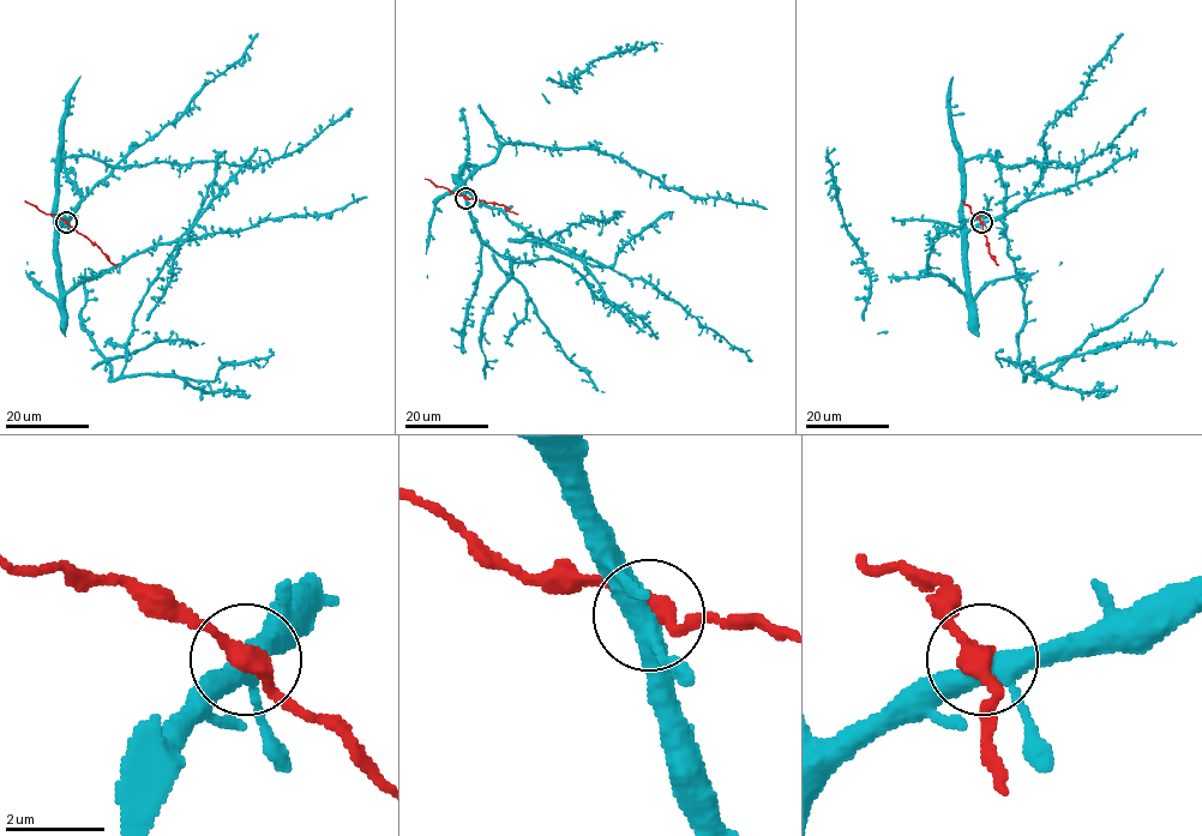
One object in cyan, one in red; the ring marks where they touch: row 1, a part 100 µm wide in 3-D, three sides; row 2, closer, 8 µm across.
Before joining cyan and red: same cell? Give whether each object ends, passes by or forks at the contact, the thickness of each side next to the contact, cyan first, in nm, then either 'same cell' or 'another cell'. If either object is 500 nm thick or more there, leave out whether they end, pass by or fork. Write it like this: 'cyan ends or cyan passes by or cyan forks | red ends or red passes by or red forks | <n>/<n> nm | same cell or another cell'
cyan forks | red passes by | 360/360 nm | same cell

